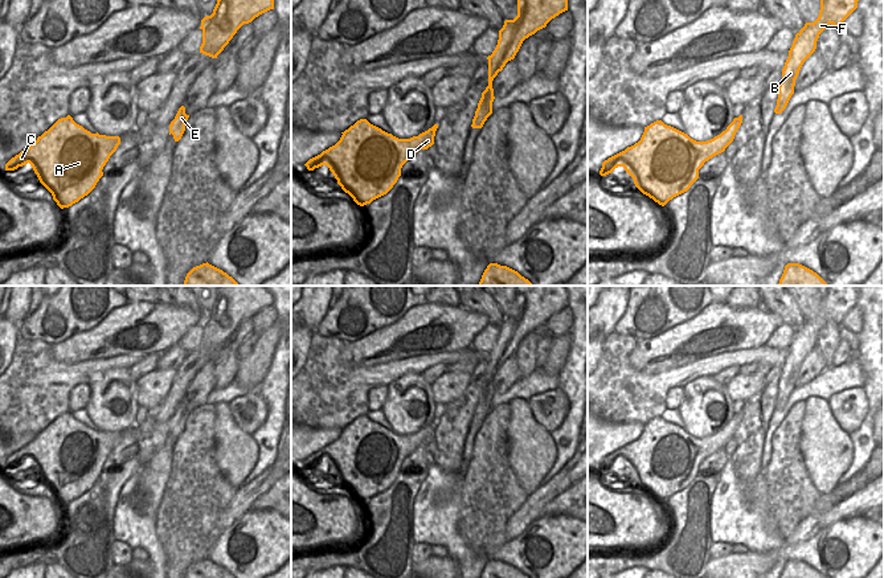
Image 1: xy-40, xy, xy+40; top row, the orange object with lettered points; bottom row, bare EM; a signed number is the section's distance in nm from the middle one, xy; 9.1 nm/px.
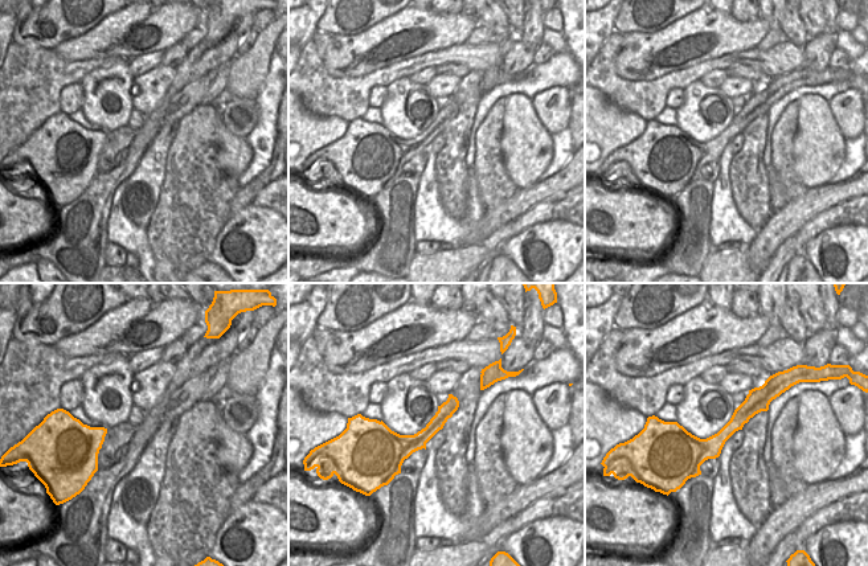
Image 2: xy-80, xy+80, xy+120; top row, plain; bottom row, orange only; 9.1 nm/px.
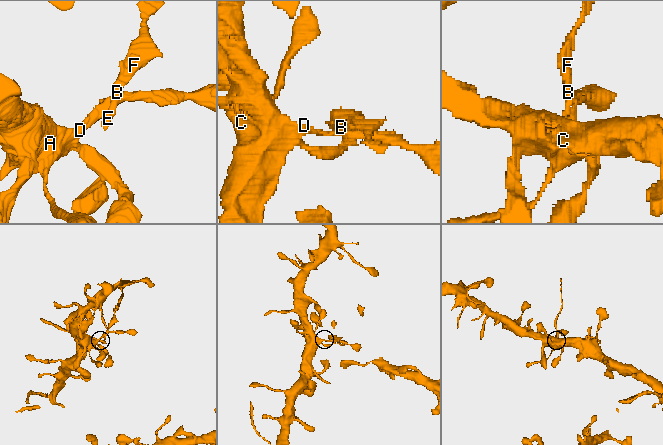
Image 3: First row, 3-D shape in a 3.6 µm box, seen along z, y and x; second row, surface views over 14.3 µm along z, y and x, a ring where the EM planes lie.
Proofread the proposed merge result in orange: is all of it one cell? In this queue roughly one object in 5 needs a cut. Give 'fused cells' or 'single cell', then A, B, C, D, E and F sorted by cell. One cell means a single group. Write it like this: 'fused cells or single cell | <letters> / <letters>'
fused cells | A C D E / B F

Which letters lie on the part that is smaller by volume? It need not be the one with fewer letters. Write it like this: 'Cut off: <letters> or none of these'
Cut off: B, F

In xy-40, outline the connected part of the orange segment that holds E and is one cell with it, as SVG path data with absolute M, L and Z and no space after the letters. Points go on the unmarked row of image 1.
M181 402L169 421L169 431L173 431L175 438L179 438L185 427L185 421L189 411L185 410L185 403Z

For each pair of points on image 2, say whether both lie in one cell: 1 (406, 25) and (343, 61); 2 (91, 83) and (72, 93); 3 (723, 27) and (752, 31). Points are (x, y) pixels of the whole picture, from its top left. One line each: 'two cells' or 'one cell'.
1: one cell
2: two cells
3: one cell

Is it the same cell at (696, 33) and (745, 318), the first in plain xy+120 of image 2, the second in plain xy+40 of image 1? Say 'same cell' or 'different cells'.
same cell

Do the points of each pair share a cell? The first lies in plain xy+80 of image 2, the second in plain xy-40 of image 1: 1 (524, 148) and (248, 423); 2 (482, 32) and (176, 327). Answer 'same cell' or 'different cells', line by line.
1: different cells
2: different cells

